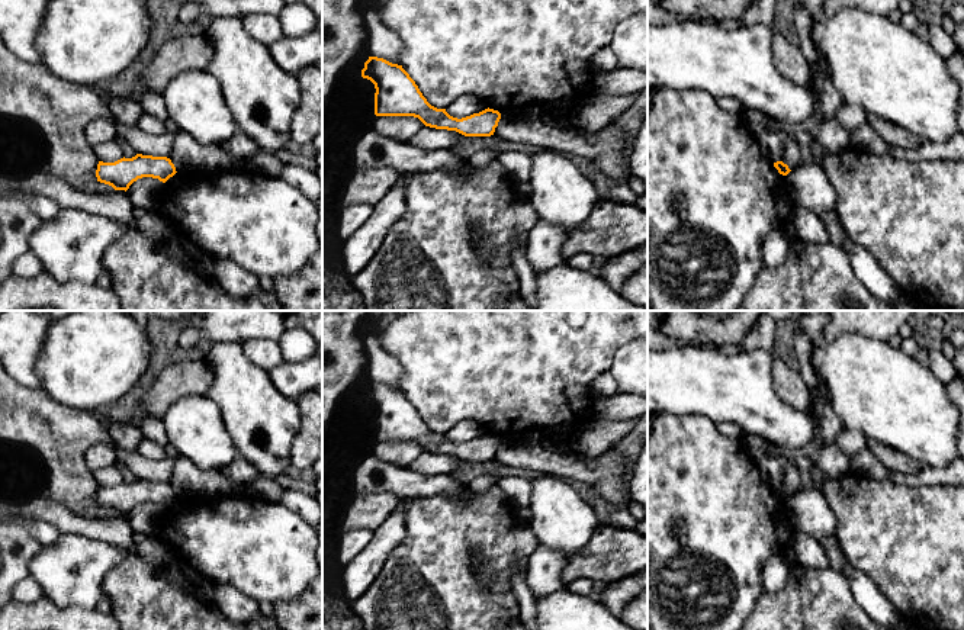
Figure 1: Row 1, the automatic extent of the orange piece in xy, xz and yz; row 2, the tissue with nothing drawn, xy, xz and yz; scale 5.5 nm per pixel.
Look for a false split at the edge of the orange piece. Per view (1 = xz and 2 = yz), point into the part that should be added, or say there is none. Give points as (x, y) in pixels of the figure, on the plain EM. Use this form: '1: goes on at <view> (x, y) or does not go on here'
1: does not go on here
2: does not go on here

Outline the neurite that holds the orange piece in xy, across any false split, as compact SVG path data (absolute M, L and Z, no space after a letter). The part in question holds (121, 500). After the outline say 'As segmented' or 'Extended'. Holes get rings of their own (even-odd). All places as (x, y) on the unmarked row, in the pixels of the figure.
M136 479L132 483L120 483L115 488L99 486L97 507L112 511L115 515L128 515L129 511L142 502L158 504L166 508L176 499L176 492L167 482Z. As segmented

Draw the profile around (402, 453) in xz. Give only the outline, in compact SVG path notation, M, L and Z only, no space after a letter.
M377 441L372 454L382 462L408 469L422 451L424 449L414 441Z

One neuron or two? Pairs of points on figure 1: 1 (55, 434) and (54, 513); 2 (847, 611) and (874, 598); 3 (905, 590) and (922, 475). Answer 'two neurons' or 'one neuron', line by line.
1: two neurons
2: two neurons
3: two neurons

